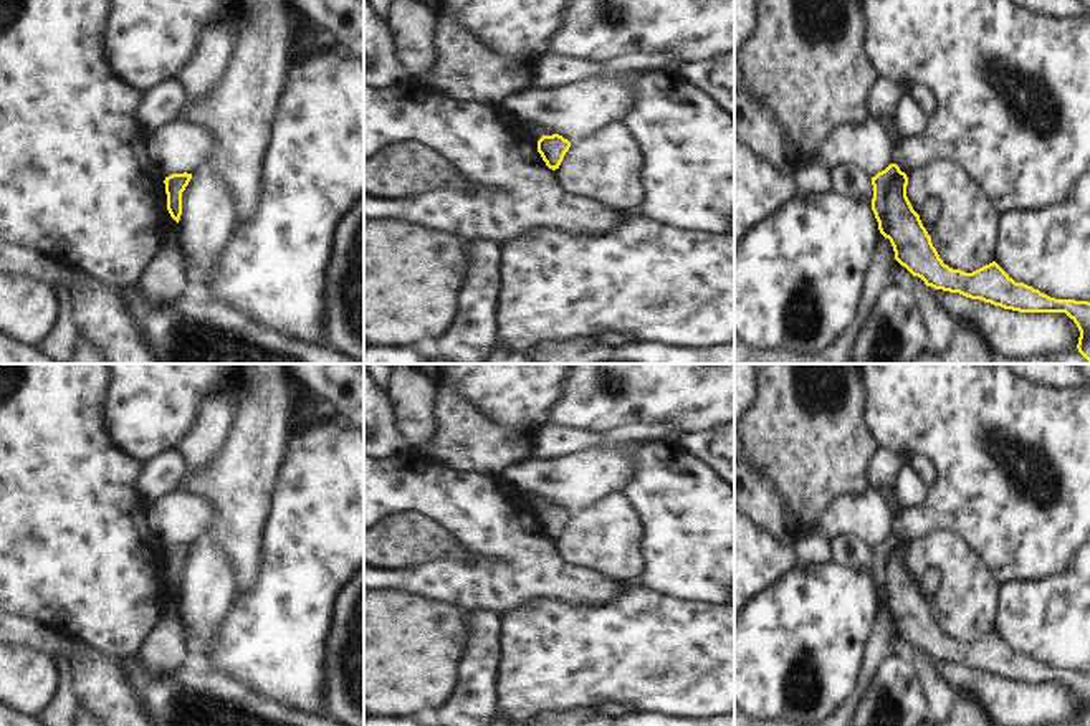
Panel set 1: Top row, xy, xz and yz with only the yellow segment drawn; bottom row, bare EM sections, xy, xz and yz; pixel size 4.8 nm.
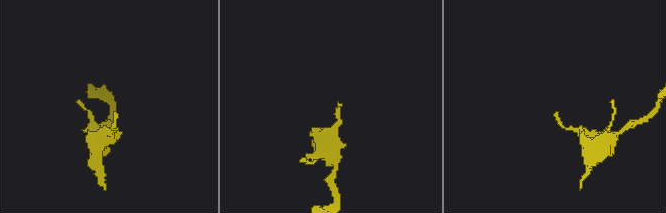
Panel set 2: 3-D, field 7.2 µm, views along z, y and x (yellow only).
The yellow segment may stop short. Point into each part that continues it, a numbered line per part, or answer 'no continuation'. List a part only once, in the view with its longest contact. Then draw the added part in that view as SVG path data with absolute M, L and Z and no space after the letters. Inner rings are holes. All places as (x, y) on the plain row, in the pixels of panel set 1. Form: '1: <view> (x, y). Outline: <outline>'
no continuation

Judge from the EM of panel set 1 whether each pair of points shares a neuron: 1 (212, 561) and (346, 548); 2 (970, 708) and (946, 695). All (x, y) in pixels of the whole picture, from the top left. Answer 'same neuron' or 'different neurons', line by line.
1: different neurons
2: different neurons

